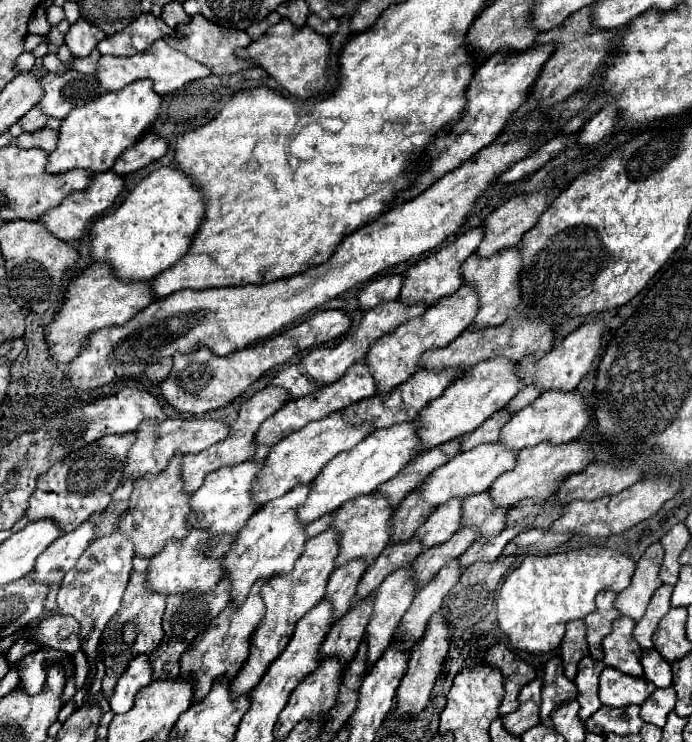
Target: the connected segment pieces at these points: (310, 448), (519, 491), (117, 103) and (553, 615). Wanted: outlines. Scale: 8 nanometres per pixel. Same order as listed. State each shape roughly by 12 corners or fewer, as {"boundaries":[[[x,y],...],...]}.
{"boundaries":[[[340,413],[276,443],[252,485],[264,505],[308,485],[370,431]],[[584,441],[518,453],[490,497],[508,511],[542,503],[592,461]],[[152,81],[70,111],[46,171],[112,169],[154,123]],[[608,547],[528,555],[502,583],[516,649],[556,649],[636,563]]]}

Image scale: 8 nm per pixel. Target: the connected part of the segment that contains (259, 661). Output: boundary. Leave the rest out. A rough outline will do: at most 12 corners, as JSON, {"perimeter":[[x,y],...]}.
{"perimeter":[[336,531],[304,543],[290,573],[262,587],[266,613],[232,699],[250,693],[324,597]]}

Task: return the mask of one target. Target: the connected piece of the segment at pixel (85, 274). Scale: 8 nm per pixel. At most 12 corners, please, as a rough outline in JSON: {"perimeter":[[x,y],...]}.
{"perimeter":[[92,263],[72,277],[44,329],[52,361],[70,363],[92,331],[154,301],[150,283],[118,283]]}

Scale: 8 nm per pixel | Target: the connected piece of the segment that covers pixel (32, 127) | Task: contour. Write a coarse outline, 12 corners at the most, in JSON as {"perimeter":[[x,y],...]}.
{"perimeter":[[32,107],[18,119],[24,131],[34,133],[46,125],[46,115]]}

